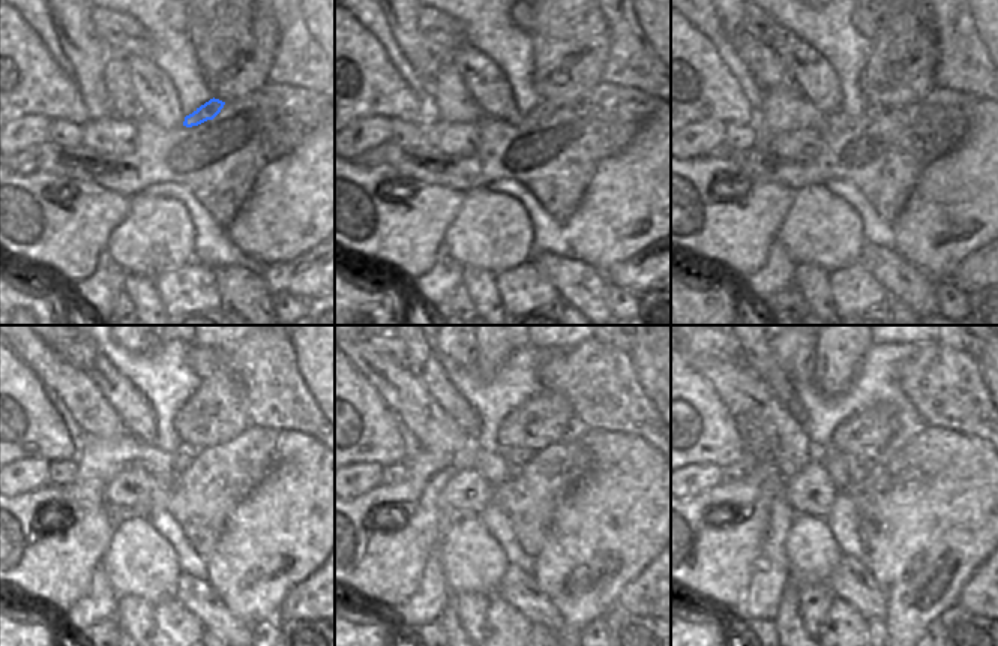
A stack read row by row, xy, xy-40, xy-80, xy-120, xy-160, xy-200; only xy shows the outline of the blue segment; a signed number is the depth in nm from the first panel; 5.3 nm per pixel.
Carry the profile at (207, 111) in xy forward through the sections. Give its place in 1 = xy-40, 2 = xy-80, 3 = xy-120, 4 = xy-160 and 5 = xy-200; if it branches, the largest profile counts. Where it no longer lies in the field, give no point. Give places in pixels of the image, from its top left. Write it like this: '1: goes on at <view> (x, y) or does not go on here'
1: goes on at xy-40 (544, 110)
2: goes on at xy-80 (872, 111)
3: goes on at xy-120 (183, 456)
4: goes on at xy-160 (517, 457)
5: goes on at xy-200 (859, 466)

